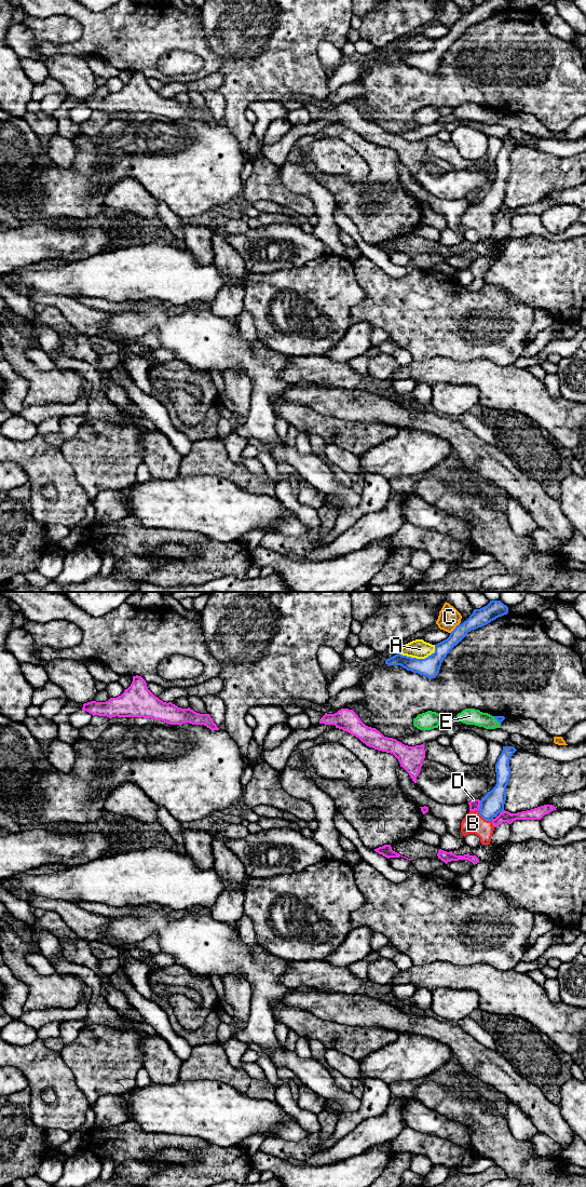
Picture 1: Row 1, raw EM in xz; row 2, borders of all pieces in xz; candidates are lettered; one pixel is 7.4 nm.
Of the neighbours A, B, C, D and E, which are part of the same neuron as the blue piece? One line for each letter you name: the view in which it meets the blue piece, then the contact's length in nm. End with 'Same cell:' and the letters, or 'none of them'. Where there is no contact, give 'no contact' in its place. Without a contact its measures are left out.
B: contact in xz; length 140 nm
Same cell: B

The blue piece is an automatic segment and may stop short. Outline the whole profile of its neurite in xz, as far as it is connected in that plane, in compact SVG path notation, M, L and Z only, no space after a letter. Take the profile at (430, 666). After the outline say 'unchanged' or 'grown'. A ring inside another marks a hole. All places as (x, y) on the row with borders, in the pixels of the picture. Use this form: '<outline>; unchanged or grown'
M490 601L480 608L474 609L469 618L455 626L449 637L435 645L435 652L425 659L417 659L397 653L385 660L387 665L400 665L407 671L418 673L427 678L435 678L440 670L441 663L450 650L456 646L472 630L481 628L499 617L508 613L508 607L501 601Z; unchanged

